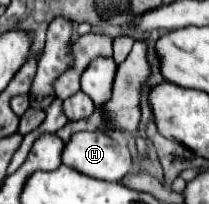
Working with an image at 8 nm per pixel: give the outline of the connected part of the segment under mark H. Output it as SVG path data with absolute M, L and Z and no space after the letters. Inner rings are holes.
M99 131L73 135L71 143L65 143L63 163L87 177L103 181L121 181L133 169L127 145L119 145L113 137Z

